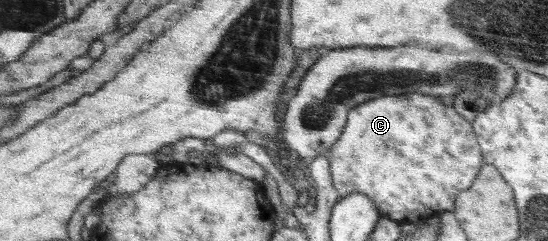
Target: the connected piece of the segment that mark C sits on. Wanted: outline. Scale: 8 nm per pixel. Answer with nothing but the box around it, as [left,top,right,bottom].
[324,93,485,223]

